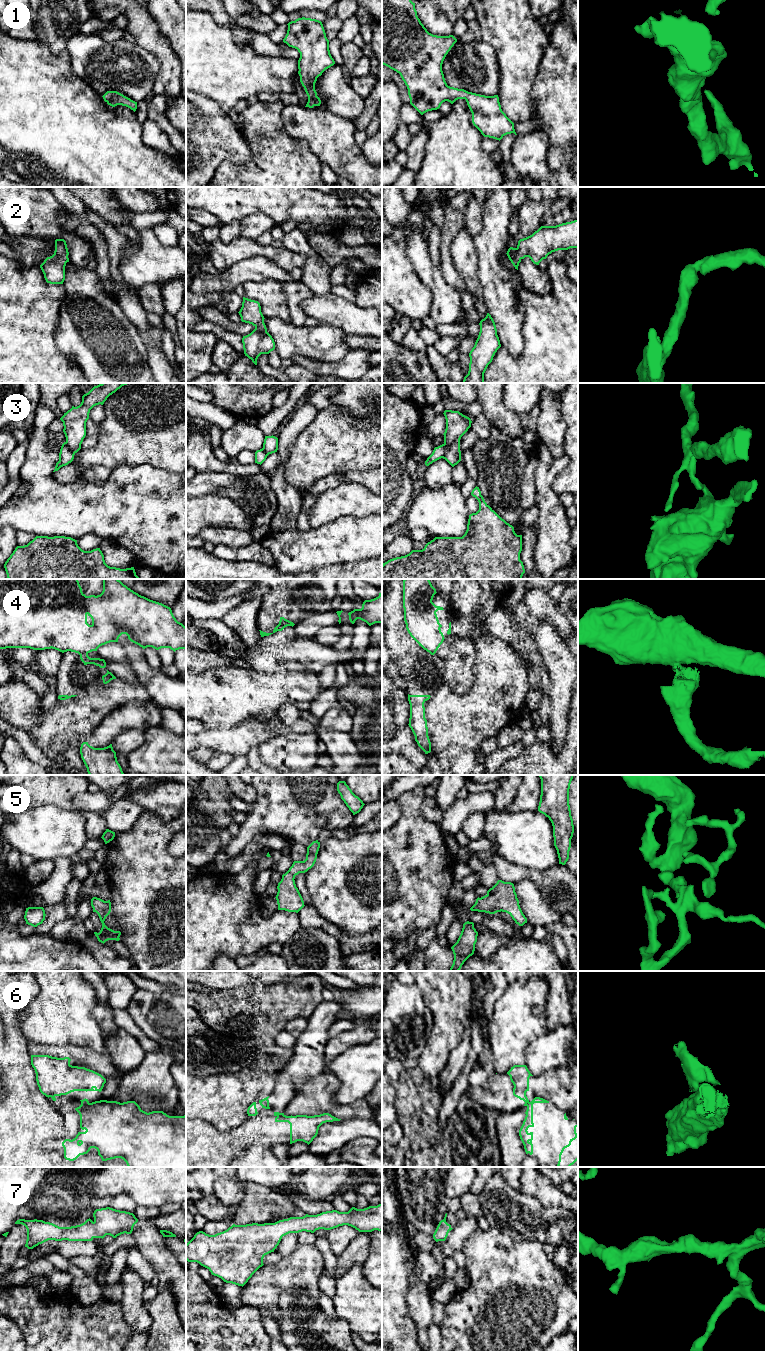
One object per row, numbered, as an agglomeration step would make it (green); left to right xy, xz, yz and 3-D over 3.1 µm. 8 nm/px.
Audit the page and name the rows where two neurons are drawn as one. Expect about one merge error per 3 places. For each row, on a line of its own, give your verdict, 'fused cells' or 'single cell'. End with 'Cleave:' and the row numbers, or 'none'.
1: single cell
2: single cell
3: fused cells
4: fused cells
5: single cell
6: fused cells
7: single cell
Cleave: 3, 4, 6

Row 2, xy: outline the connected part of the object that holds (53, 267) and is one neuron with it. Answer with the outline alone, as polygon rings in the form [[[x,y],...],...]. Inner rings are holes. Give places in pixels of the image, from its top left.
[[[64,239],[55,240],[55,251],[40,265],[47,283],[63,284],[65,280],[65,266],[69,262],[69,252]]]

